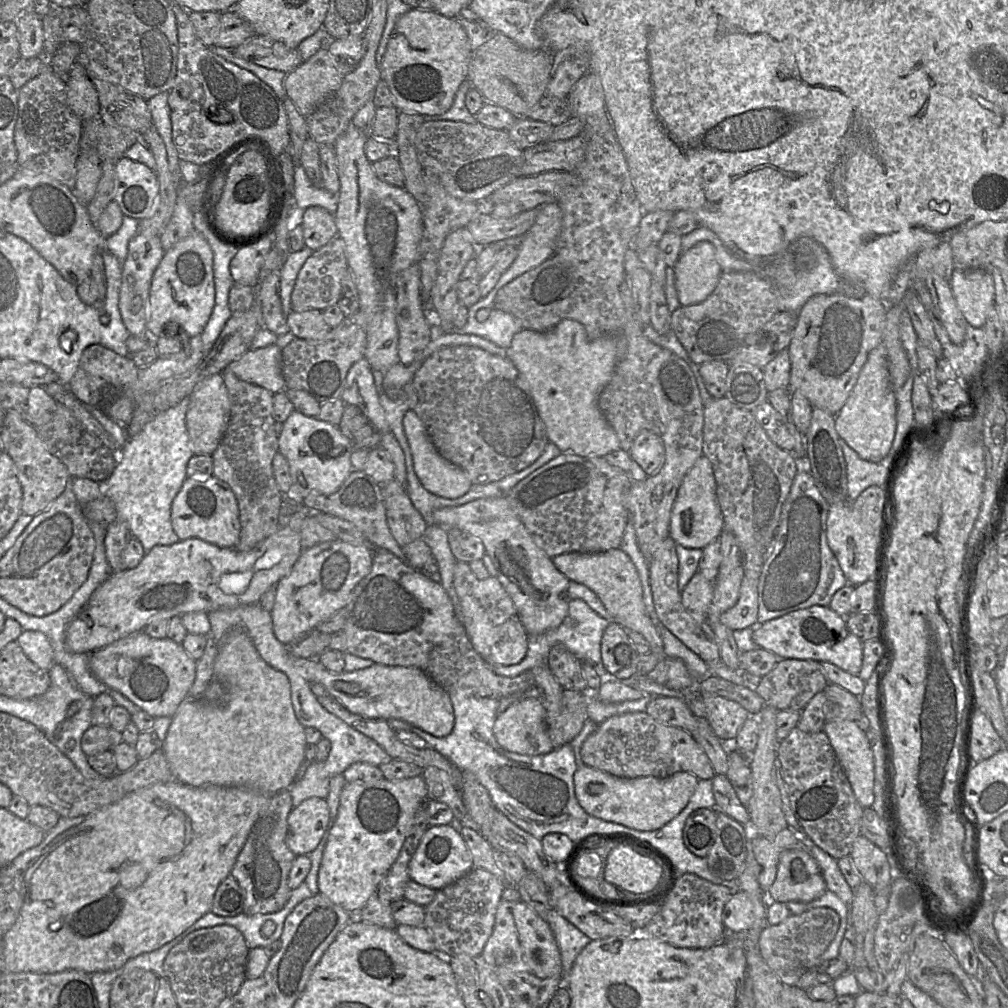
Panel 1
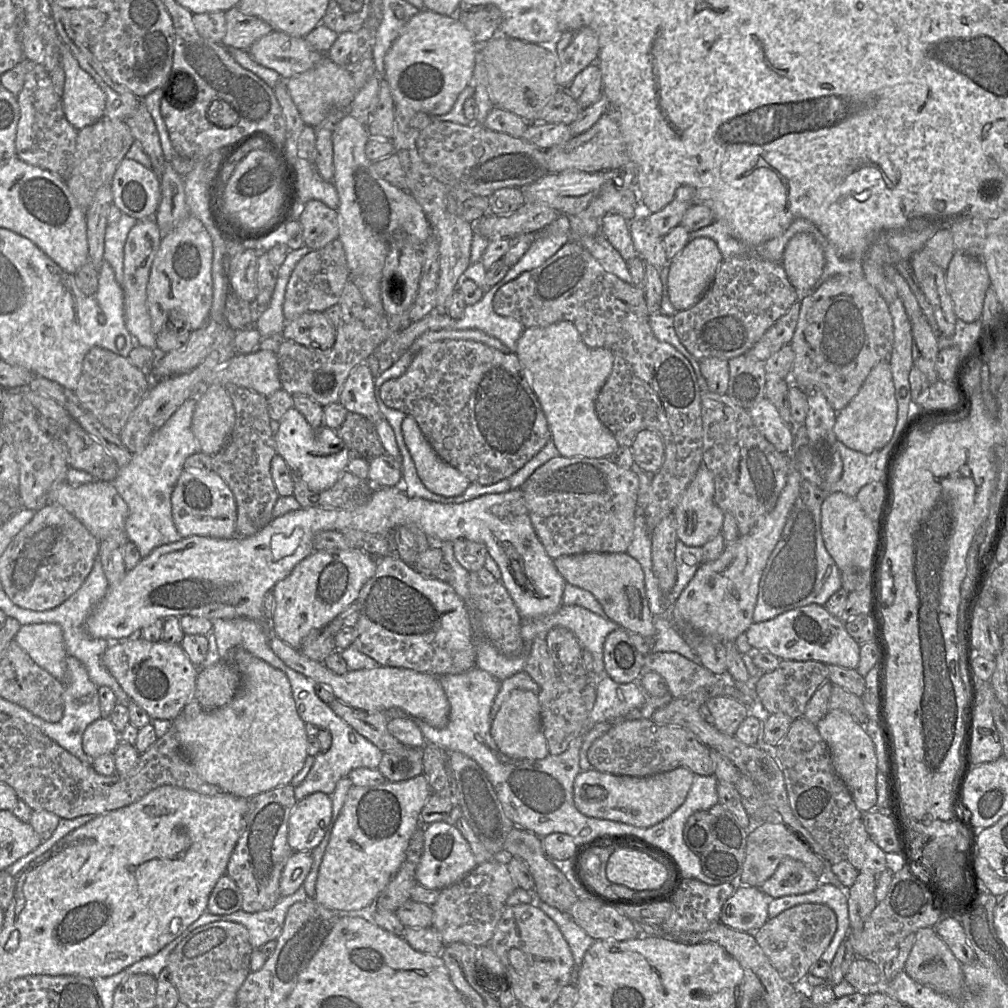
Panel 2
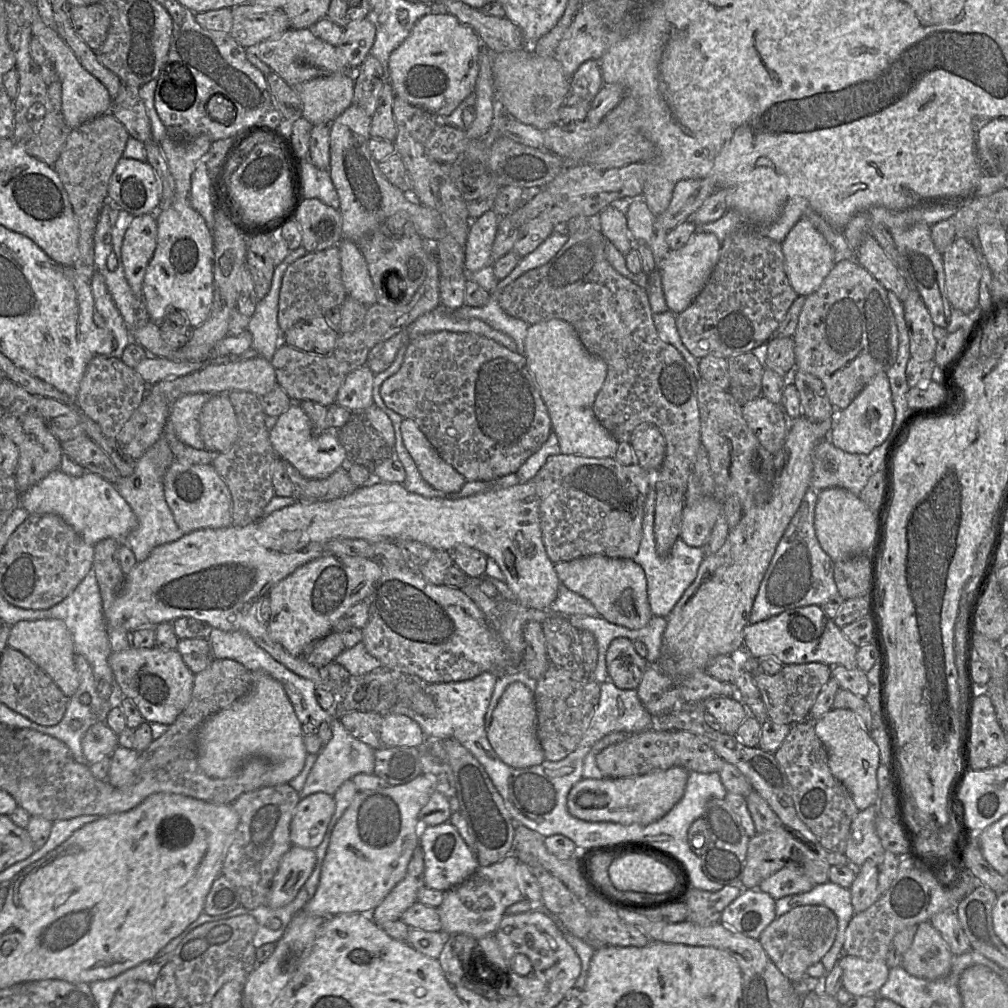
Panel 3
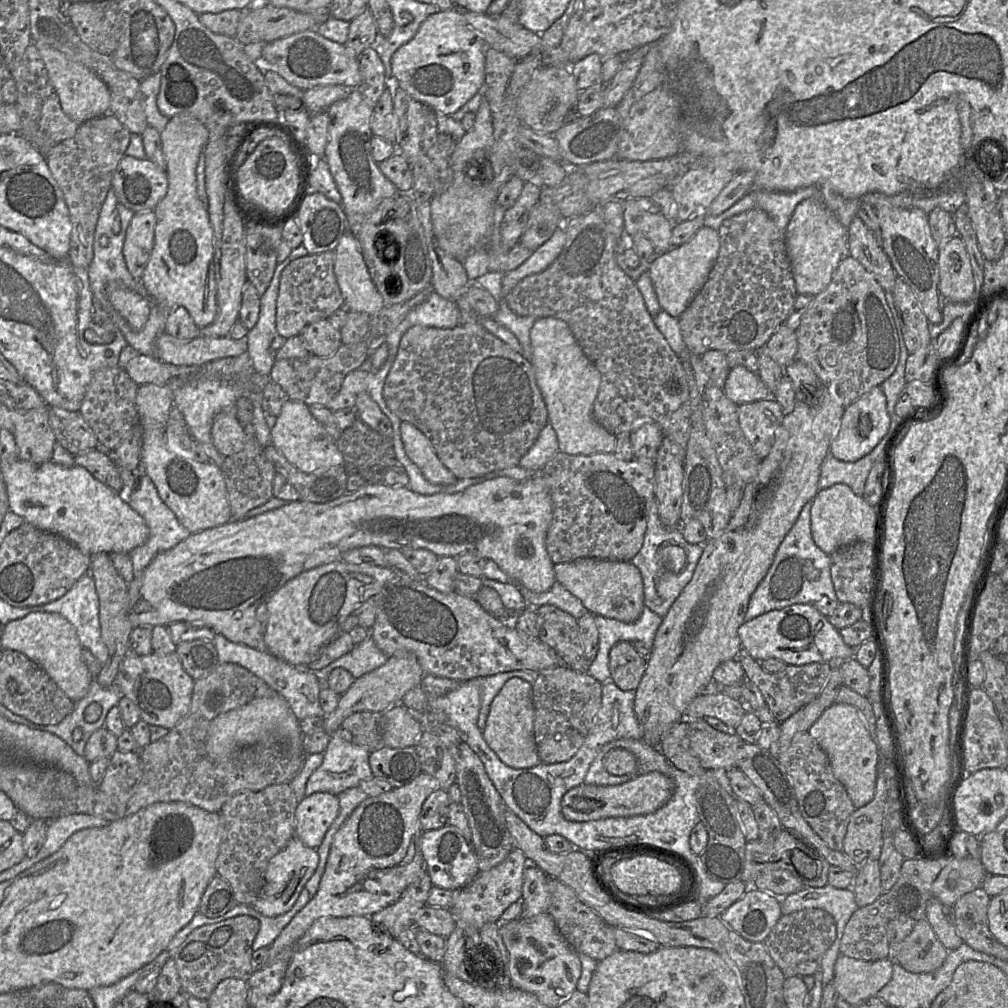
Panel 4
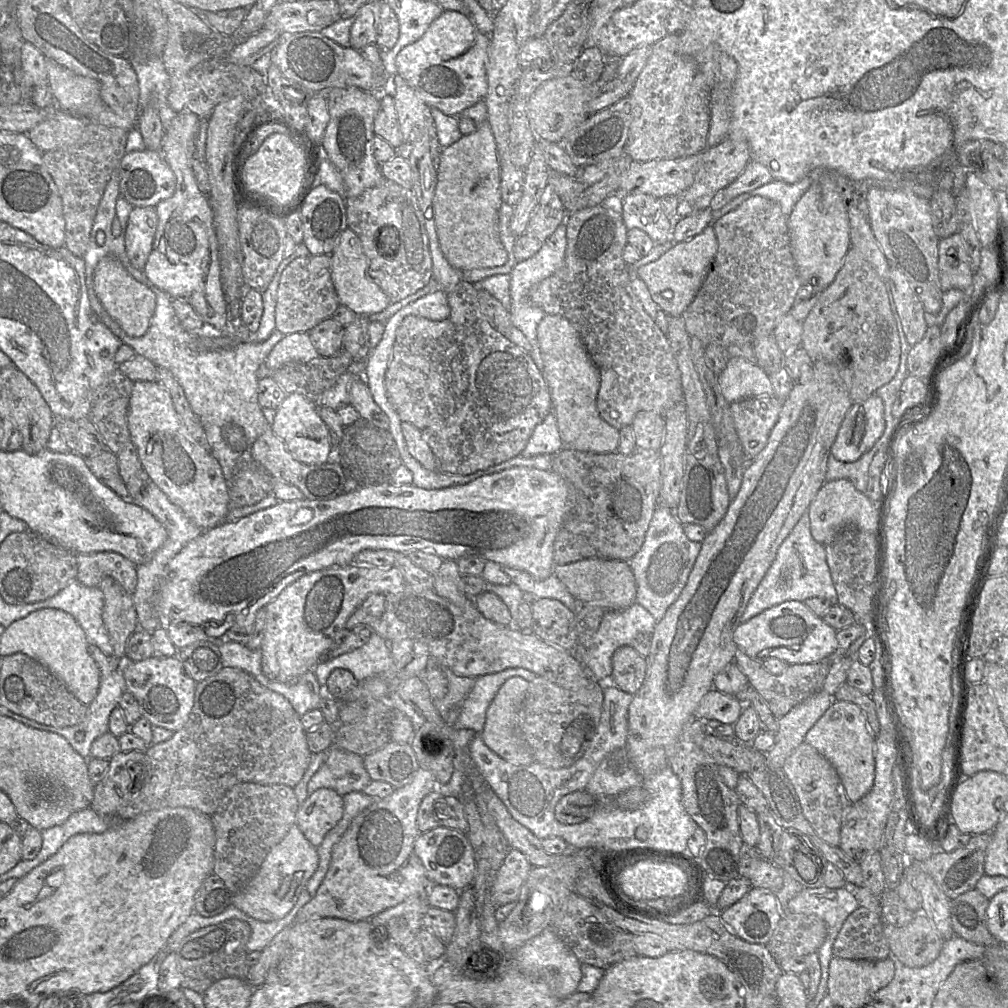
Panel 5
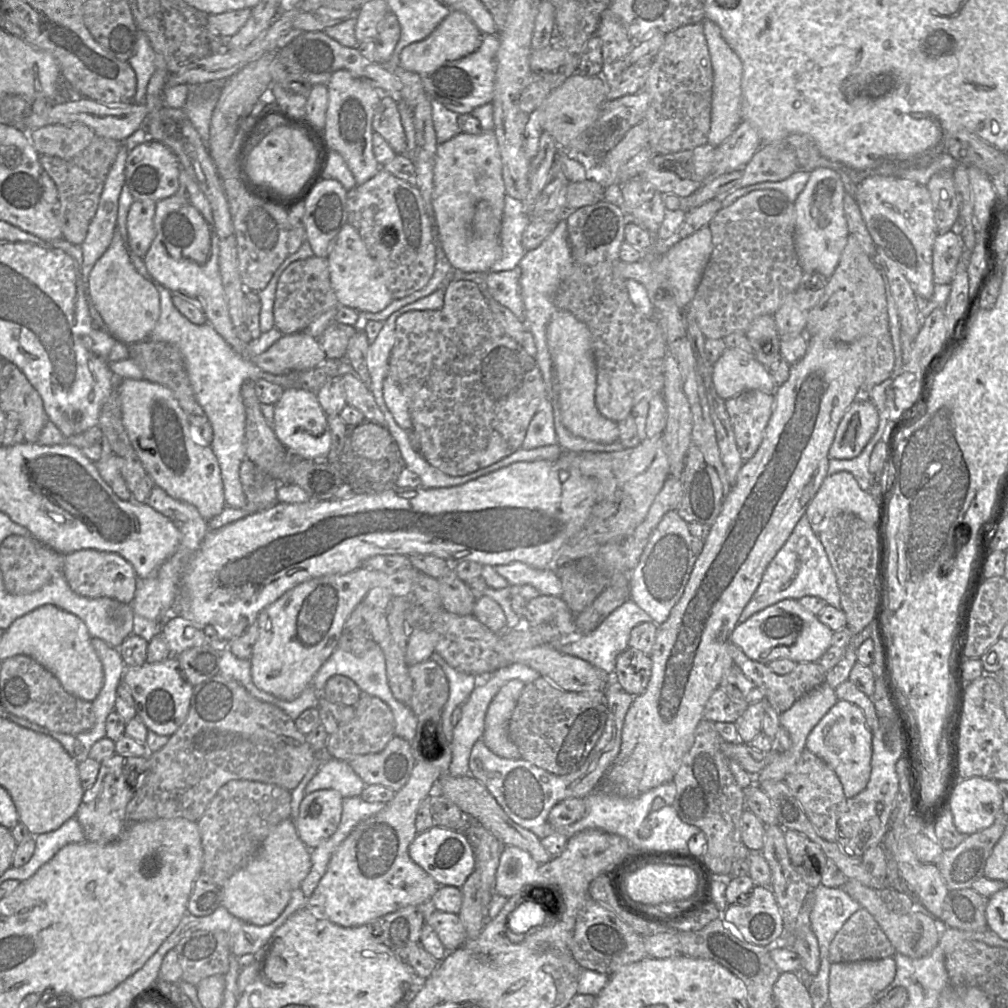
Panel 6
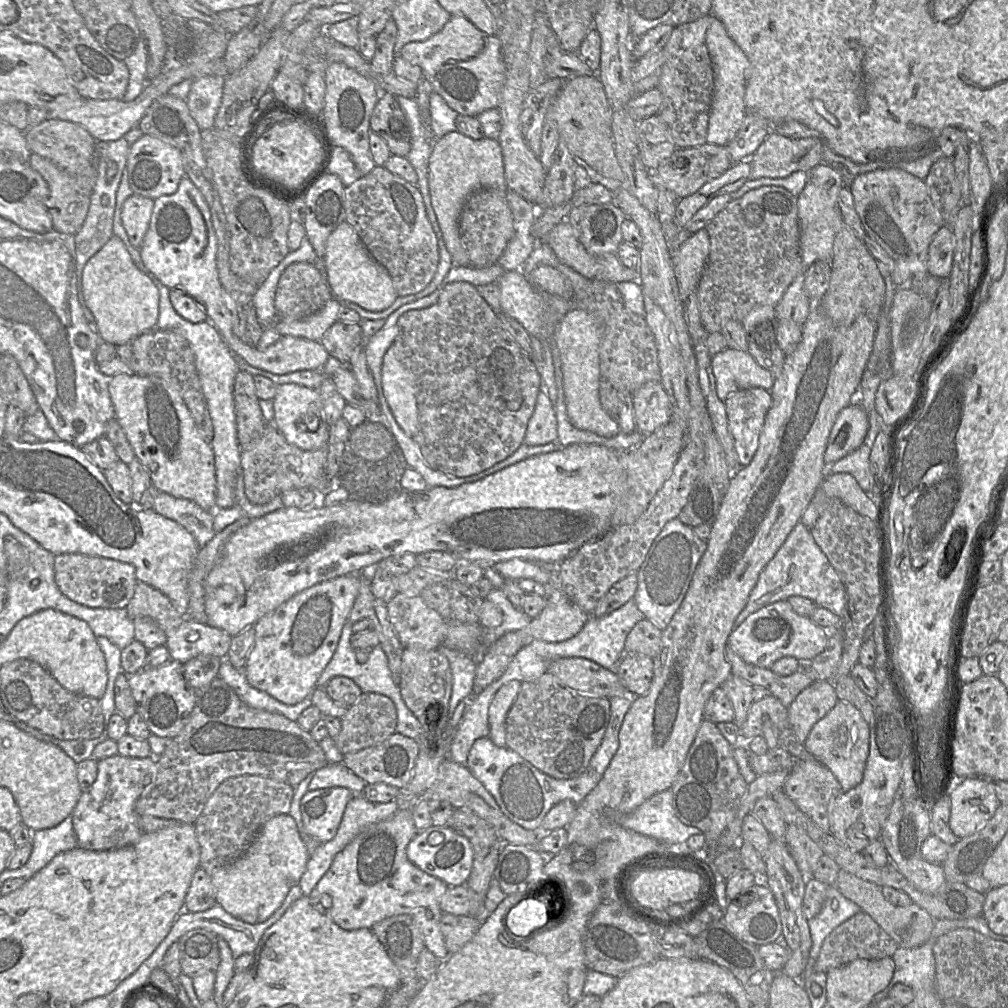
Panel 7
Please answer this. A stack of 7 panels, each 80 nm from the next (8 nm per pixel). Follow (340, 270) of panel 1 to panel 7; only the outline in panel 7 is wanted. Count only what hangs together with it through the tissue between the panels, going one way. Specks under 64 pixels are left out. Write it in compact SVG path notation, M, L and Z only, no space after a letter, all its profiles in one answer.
M293 263L284 270L278 282L275 296L277 318L282 321L304 319L333 298L326 275L314 264Z

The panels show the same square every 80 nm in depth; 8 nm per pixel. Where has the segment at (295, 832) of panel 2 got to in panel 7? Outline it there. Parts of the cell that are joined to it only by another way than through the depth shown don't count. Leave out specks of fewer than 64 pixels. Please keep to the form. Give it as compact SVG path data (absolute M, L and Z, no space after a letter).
M344 787L307 791L300 801L300 813L307 835L316 843L330 841L336 834L345 807L354 793Z

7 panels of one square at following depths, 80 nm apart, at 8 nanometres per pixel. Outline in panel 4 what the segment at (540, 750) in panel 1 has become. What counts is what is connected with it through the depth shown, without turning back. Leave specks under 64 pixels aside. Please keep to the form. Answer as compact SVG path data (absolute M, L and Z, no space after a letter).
M521 678L509 679L494 698L483 737L499 759L514 769L529 769L541 763L533 731L532 685Z

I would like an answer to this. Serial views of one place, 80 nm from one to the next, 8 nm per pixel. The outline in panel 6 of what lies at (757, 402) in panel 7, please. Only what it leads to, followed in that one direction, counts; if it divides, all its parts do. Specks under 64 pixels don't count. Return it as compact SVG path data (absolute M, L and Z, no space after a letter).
M758 390L743 392L725 401L735 441L744 462L756 453L773 406L774 394Z

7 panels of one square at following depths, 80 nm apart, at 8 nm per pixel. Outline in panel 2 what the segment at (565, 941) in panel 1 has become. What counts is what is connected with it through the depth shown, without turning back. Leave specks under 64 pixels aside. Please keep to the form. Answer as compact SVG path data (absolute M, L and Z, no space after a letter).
M537 902L537 904L556 923L572 951L575 965L581 968L584 955L595 940L571 918L569 913L543 902Z

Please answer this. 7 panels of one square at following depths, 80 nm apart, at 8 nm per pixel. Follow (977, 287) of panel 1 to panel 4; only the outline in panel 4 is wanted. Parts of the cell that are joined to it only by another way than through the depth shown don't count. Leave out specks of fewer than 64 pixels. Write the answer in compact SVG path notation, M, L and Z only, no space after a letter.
M959 235L938 246L939 291L946 302L965 303L972 300L975 283L972 266Z

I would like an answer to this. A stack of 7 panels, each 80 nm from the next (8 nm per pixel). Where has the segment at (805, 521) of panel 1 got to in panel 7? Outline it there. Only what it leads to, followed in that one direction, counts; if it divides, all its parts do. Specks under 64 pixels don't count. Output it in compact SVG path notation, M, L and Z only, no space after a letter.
M801 521L796 524L775 556L761 571L758 581L749 595L744 609L737 616L733 628L737 628L750 614L791 596L812 600L843 619L846 616L847 599L845 587L827 556L815 542L810 529Z

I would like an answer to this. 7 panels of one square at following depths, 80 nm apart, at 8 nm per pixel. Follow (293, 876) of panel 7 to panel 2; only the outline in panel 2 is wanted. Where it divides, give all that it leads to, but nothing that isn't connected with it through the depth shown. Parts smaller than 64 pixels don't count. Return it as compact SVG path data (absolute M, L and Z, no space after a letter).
M294 852L284 866L279 882L281 897L294 894L304 883L313 864L311 852Z

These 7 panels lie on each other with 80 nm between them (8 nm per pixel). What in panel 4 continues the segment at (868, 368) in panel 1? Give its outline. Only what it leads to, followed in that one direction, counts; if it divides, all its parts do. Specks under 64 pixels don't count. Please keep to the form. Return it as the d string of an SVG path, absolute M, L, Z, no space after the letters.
M880 386L873 387L858 400L845 407L836 437L829 451L838 460L855 462L869 454L887 434L891 417L887 411L886 396Z

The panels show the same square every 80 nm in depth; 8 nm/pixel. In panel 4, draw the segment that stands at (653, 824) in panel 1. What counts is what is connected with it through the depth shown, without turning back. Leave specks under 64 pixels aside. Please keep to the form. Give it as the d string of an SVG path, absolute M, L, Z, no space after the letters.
M656 771L636 775L633 779L615 786L597 786L583 783L572 788L563 796L561 813L566 820L576 822L651 814L671 799L674 790L673 780Z

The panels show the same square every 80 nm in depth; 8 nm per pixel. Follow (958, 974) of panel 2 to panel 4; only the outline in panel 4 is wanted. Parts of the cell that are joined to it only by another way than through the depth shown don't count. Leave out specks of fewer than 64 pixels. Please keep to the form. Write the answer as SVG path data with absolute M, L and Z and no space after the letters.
M926 919L916 921L911 933L899 944L895 961L911 973L929 973L945 961L948 950Z

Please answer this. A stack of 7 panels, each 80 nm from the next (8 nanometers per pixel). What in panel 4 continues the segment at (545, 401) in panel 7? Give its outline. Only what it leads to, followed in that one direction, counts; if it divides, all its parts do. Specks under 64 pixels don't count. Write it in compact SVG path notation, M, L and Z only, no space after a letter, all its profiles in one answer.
M548 422L533 446L520 460L519 466L527 470L540 472L558 451L560 450L557 434L550 422Z

